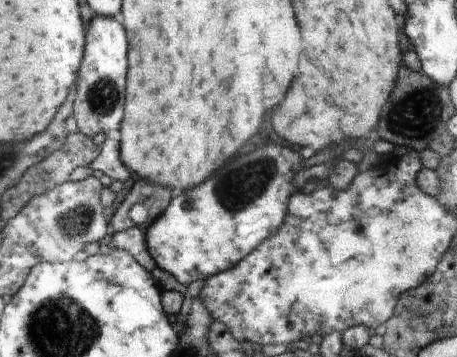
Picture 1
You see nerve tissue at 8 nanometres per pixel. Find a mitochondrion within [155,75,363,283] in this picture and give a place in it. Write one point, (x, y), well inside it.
(239, 186)

